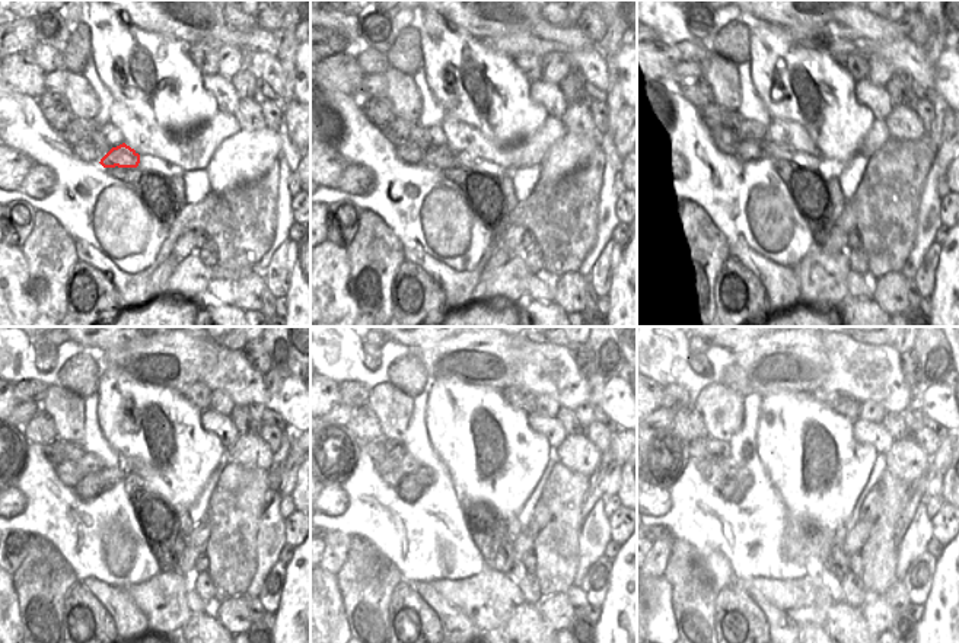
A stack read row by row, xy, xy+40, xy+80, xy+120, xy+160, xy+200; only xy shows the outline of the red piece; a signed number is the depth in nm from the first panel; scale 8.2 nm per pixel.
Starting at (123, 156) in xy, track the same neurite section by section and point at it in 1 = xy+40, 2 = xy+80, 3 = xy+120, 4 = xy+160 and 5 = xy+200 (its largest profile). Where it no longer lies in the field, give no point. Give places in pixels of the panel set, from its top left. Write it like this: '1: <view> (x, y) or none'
1: xy+40 (440, 158)
2: xy+80 (748, 150)
3: xy+120 (89, 486)
4: xy+160 (410, 489)
5: xy+200 (730, 490)

